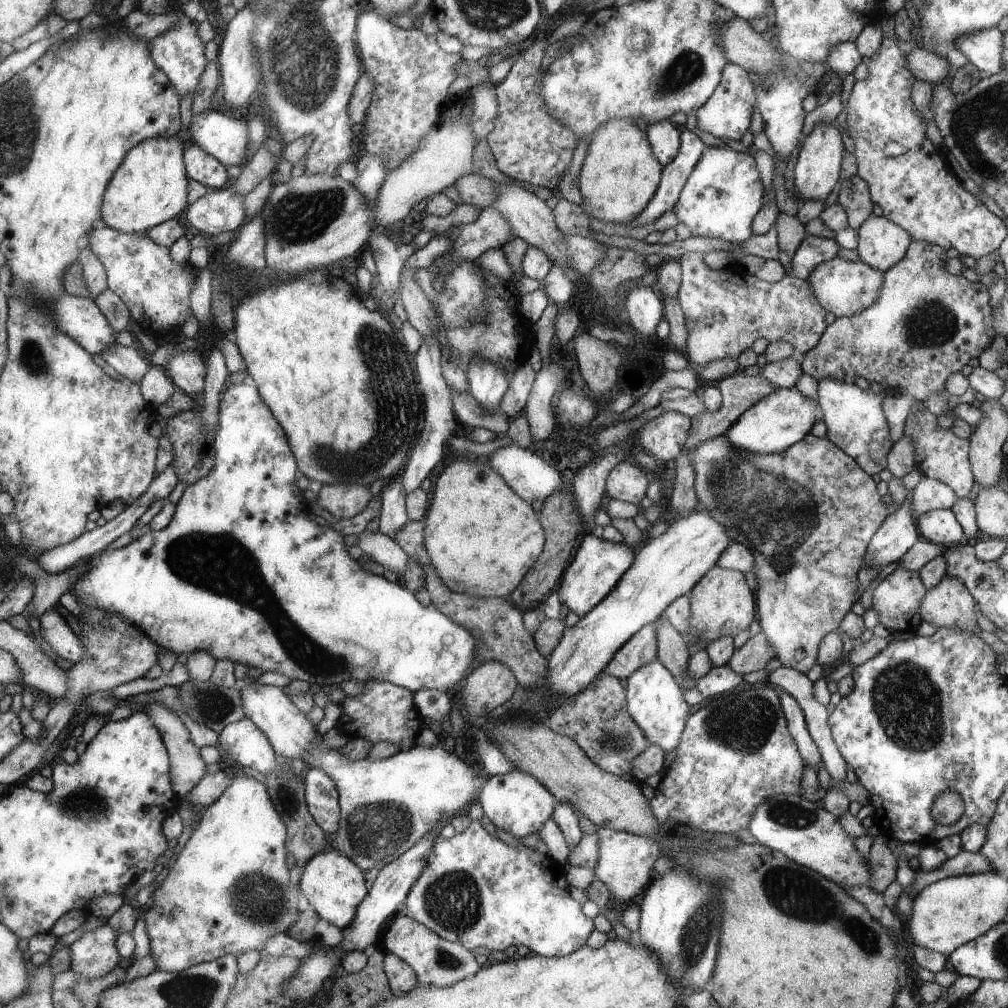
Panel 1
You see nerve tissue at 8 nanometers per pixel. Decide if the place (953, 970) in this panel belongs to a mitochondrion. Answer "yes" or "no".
no

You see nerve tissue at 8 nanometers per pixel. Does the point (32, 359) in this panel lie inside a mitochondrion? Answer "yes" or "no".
yes

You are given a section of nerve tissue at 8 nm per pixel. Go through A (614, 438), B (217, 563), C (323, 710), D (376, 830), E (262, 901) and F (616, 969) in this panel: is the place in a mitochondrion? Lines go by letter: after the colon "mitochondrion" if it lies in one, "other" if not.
A: other
B: mitochondrion
C: other
D: mitochondrion
E: mitochondrion
F: other

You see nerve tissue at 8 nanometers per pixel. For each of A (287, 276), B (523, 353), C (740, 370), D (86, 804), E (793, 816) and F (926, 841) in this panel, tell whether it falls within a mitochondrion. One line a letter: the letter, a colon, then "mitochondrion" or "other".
A: other
B: other
C: other
D: mitochondrion
E: mitochondrion
F: other

